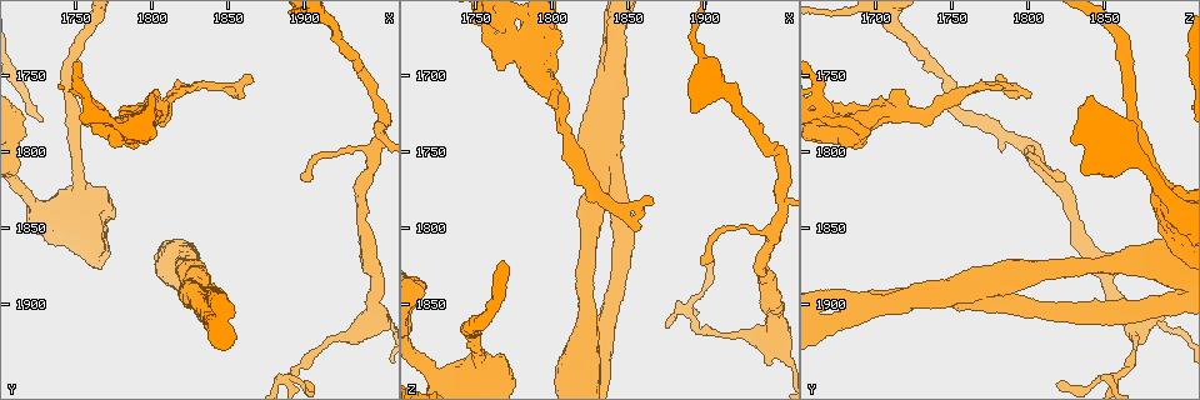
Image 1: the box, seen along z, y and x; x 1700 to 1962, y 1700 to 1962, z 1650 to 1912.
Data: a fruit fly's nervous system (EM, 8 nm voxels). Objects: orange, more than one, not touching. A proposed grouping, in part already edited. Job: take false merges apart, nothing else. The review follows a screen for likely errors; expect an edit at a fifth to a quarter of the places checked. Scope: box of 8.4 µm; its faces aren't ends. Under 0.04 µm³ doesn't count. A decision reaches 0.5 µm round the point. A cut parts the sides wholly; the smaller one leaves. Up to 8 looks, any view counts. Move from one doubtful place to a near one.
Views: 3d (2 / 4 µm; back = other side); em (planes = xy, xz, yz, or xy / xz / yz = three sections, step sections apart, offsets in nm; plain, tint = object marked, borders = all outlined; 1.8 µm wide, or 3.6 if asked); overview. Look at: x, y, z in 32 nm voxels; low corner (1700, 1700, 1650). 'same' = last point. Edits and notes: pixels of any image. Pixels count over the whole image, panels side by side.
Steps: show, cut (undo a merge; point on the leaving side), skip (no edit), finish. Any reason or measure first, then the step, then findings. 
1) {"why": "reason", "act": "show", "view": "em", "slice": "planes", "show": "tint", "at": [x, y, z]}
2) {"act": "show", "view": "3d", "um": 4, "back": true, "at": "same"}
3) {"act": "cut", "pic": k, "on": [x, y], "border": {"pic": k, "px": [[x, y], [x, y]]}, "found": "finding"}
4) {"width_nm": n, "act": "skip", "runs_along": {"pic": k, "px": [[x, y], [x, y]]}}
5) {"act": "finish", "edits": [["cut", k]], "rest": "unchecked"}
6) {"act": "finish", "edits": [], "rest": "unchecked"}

{"why": "closes a loop", "act": "show", "view": "3d", "um": 2, "at": [1844, 1904, 1812]}

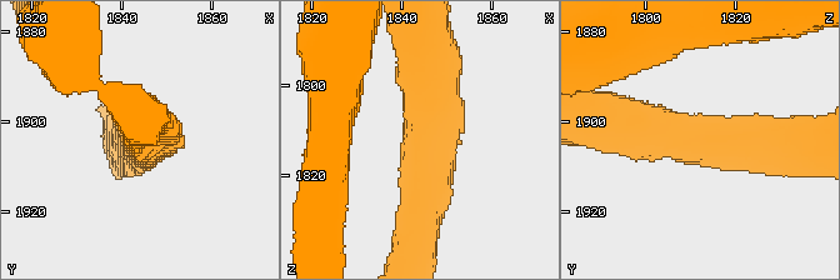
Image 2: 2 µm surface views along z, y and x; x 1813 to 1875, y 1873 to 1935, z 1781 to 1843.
{"why": "now the EM", "act": "show", "view": "em", "slice": "xy", "step": 16, "show": "tint", "at": [1845, 1903, 1811]}

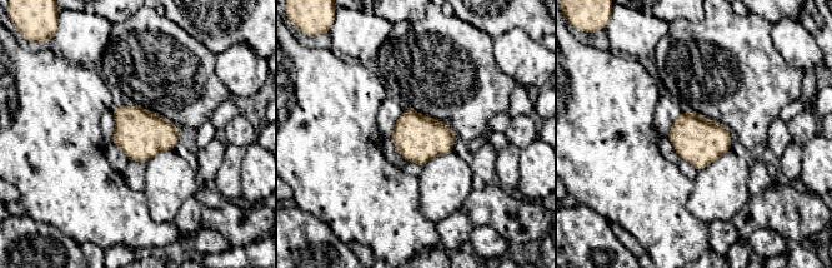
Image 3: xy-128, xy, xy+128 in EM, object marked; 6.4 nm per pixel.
{"why": "another direction", "act": "show", "view": "em", "slice": "yz", "step": 8, "show": "tint", "at": "same"}

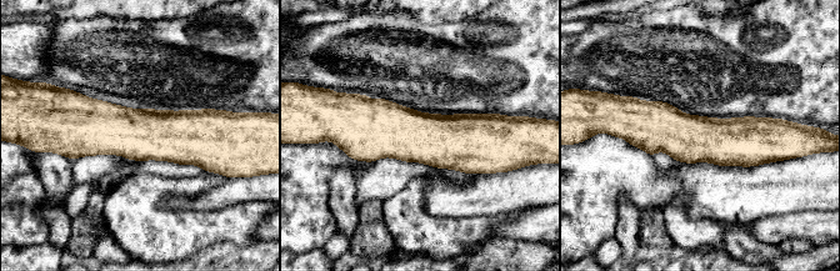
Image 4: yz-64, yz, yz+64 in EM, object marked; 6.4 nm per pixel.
{"act": "skip", "runs_along": {"pic": 4, "px": [[345, 126], [430, 139], [495, 139]]}, "found": "one cell here"}

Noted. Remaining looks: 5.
{"why": "calibre changes", "act": "show", "view": "em", "slice": "xy", "step": 4, "show": "tint", "at": [1750, 1810, 1882]}

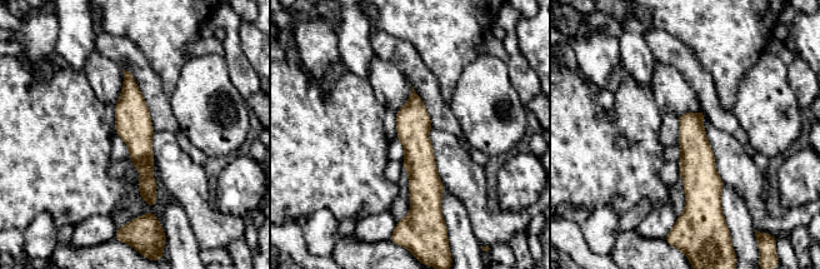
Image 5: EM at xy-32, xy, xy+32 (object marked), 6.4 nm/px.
{"width_nm": 200, "act": "skip", "runs_along": {"pic": 5, "px": [[126, 74], [133, 125], [153, 202]]}, "found": "all the same cell"}

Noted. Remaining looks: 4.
{"why": "calibre changes", "act": "show", "view": "em", "um": 3.6, "slice": "planes", "show": "tint", "at": [1786, 1790, 1688]}

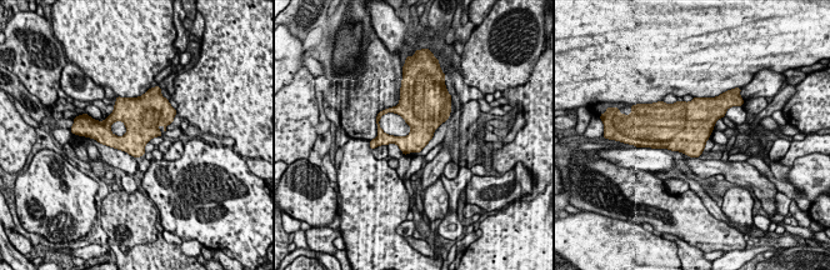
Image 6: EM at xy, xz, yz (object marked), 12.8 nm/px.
{"width_nm": 300, "act": "skip", "found": "one cell here"}

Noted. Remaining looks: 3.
{"why": "three arms meet", "act": "show", "view": "3d", "um": 2, "back": true, "at": [1838, 1902, 1692]}

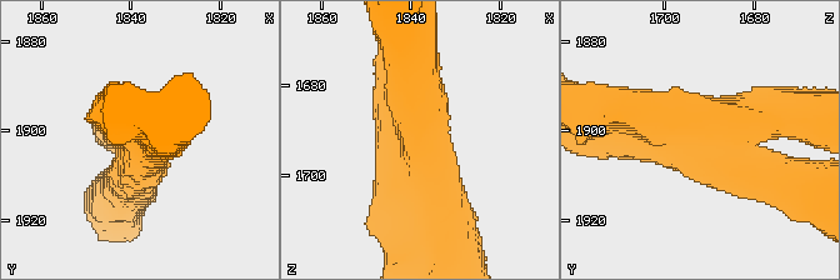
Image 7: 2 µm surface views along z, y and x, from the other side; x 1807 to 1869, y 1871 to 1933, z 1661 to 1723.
{"arms": 3, "arm_widths_nm": [340, 380, 420], "why": "now the EM", "act": "show", "view": "em", "slice": "planes", "show": "tint", "at": [1837, 1903, 1692]}

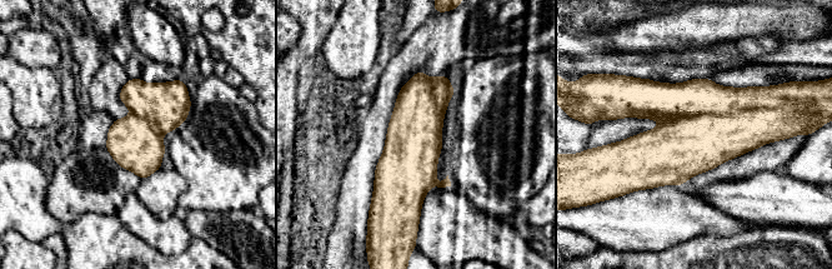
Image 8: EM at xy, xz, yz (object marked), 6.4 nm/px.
{"width_nm": 340, "act": "cut", "pic": 8, "on": [697, 144], "border": {"pic": 8, "px": [[777, 104], [701, 113], [662, 124]]}, "found": "two cells meet here"}

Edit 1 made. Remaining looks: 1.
{"act": "finish", "edits": [["cut", 8]], "rest": "unchecked"}

